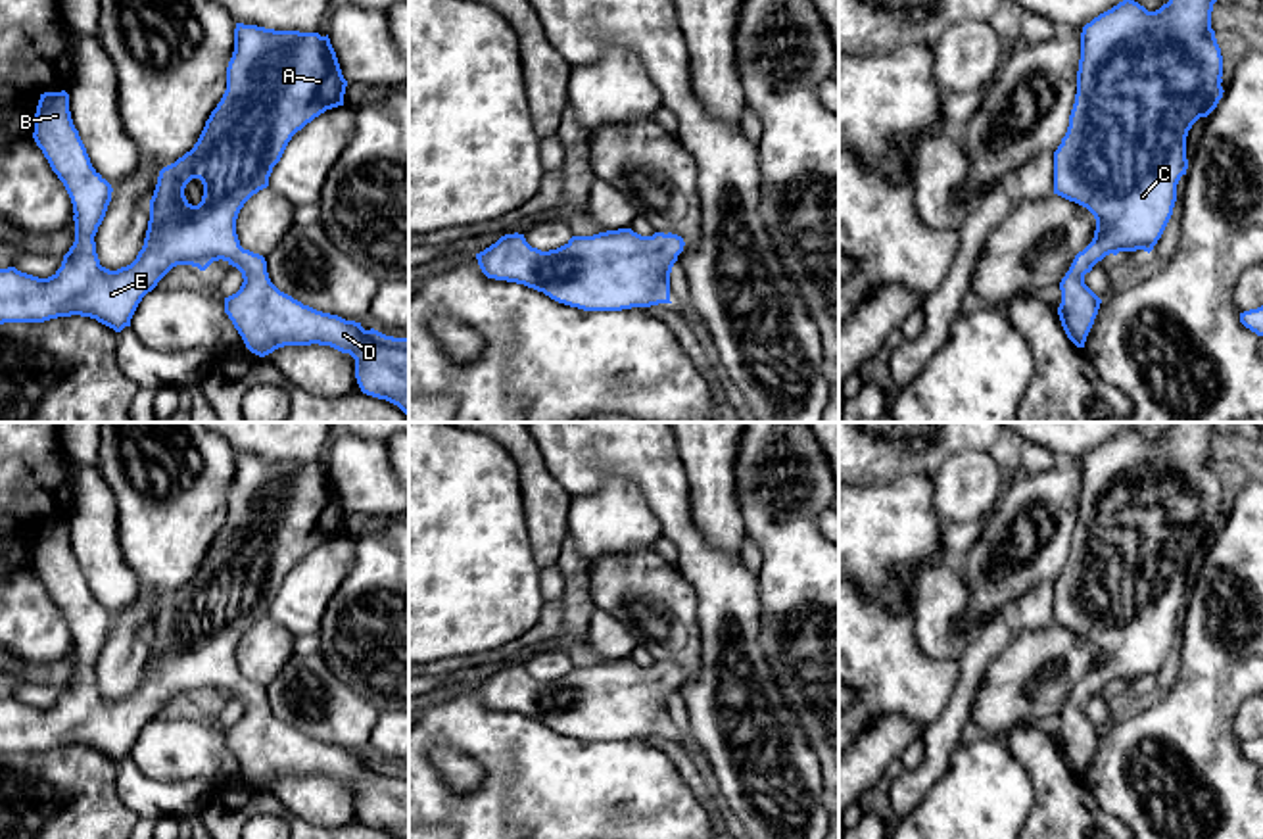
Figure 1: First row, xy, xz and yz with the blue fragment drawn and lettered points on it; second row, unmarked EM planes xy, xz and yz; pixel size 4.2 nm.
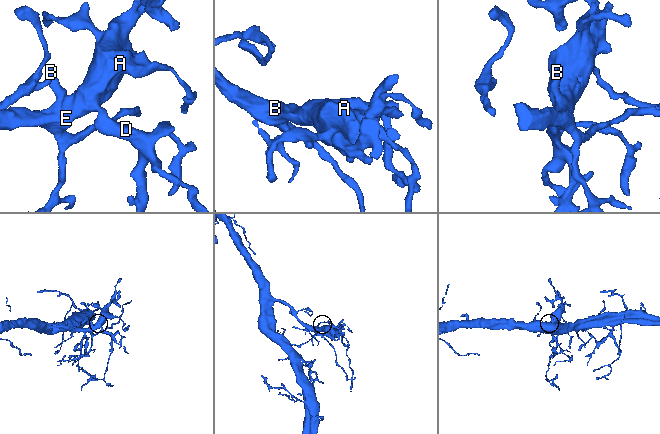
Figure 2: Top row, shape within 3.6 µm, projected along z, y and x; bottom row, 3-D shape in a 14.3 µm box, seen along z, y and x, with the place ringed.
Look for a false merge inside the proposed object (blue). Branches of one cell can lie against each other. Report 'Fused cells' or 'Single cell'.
Single cell

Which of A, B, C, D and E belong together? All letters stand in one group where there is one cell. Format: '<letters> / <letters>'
A B C D E

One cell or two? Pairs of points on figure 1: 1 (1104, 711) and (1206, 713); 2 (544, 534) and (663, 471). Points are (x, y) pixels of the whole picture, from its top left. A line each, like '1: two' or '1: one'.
1: two
2: two

